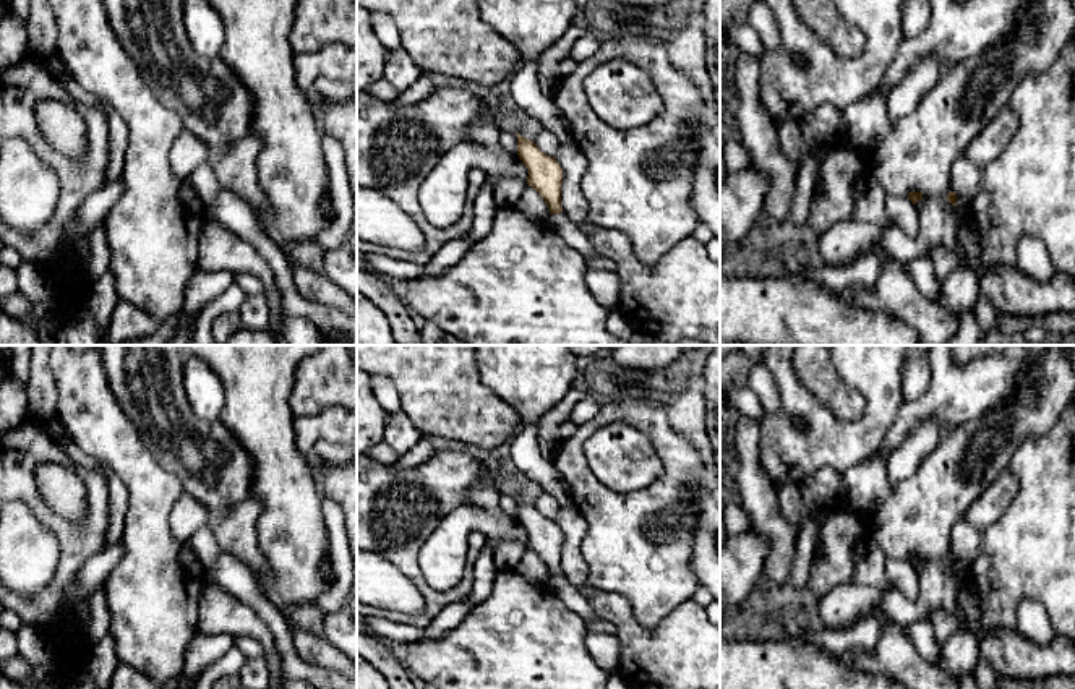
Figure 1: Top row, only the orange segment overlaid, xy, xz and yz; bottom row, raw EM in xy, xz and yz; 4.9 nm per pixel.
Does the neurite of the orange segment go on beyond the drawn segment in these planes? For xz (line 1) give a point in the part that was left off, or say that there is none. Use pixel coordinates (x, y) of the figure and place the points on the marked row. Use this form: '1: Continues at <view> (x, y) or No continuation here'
1: No continuation here

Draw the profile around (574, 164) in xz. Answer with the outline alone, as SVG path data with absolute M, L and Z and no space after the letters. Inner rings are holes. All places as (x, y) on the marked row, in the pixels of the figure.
M576 143L561 144L556 160L563 169L561 208L563 212L577 225L589 222L589 203L582 191L582 180L589 160Z

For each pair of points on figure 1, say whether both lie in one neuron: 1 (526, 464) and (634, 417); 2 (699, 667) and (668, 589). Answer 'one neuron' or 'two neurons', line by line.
1: two neurons
2: two neurons

